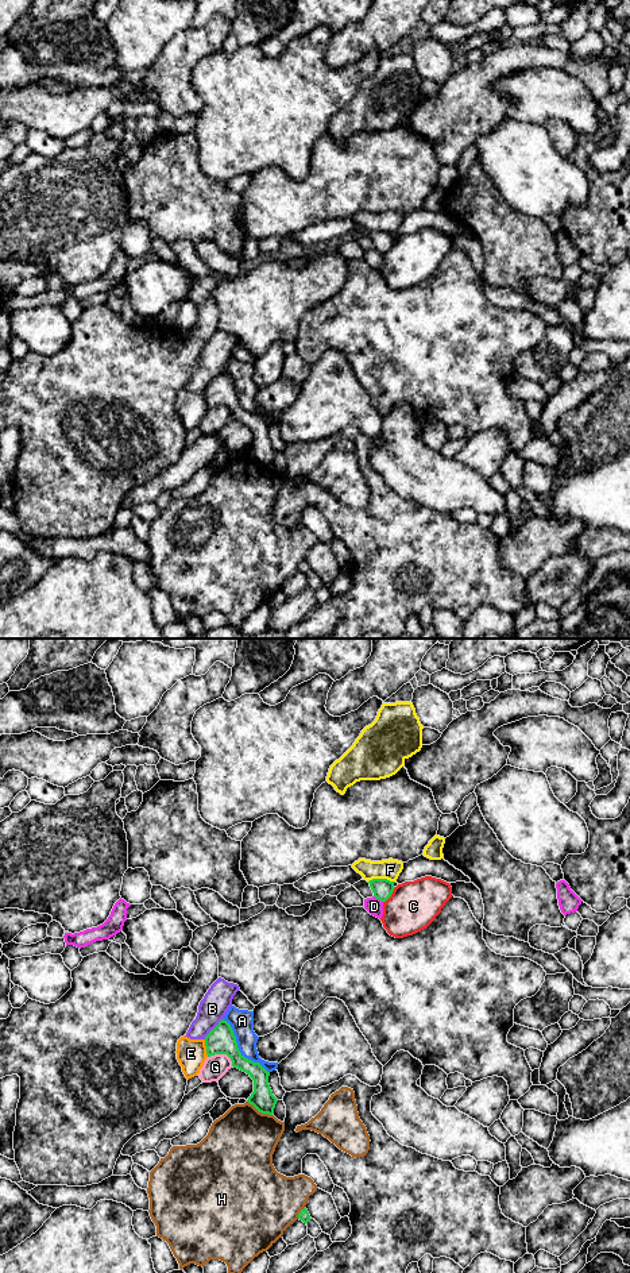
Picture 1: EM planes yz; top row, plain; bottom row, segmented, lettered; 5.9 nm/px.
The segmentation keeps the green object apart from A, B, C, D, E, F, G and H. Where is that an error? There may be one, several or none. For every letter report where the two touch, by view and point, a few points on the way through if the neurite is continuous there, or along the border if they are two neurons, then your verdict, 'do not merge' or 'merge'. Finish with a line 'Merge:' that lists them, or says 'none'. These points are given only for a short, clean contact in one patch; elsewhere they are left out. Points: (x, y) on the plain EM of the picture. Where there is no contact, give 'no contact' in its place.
A: yz (238, 401) | do not merge
B: yz (213, 381) | do not merge
C: yz (390, 247) | do not merge
D: yz (378, 250) | do not merge
E: yz (207, 400) | do not merge
F: yz (381, 231) | along yz (394, 232), (371, 231), (368, 234) | do not merge
G: yz (223, 405) | do not merge
H: yz (259, 463) | do not merge
Merge: none

